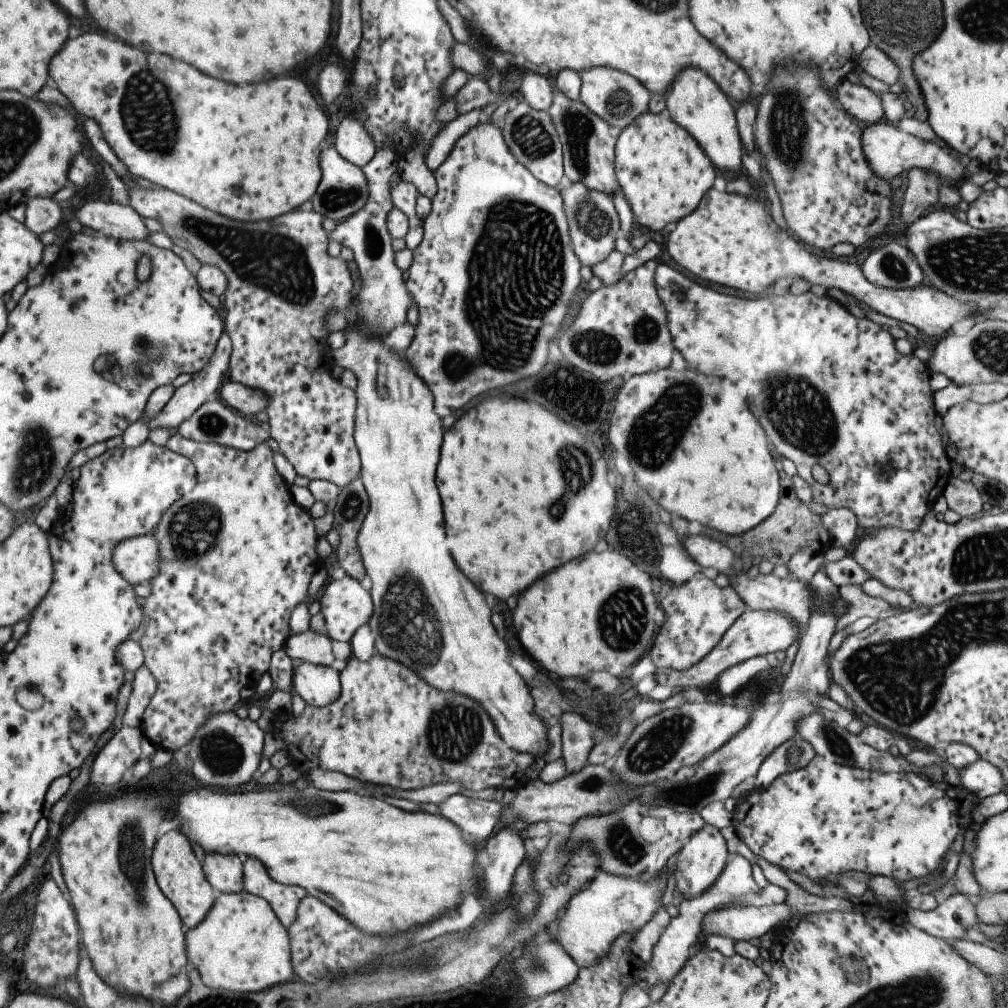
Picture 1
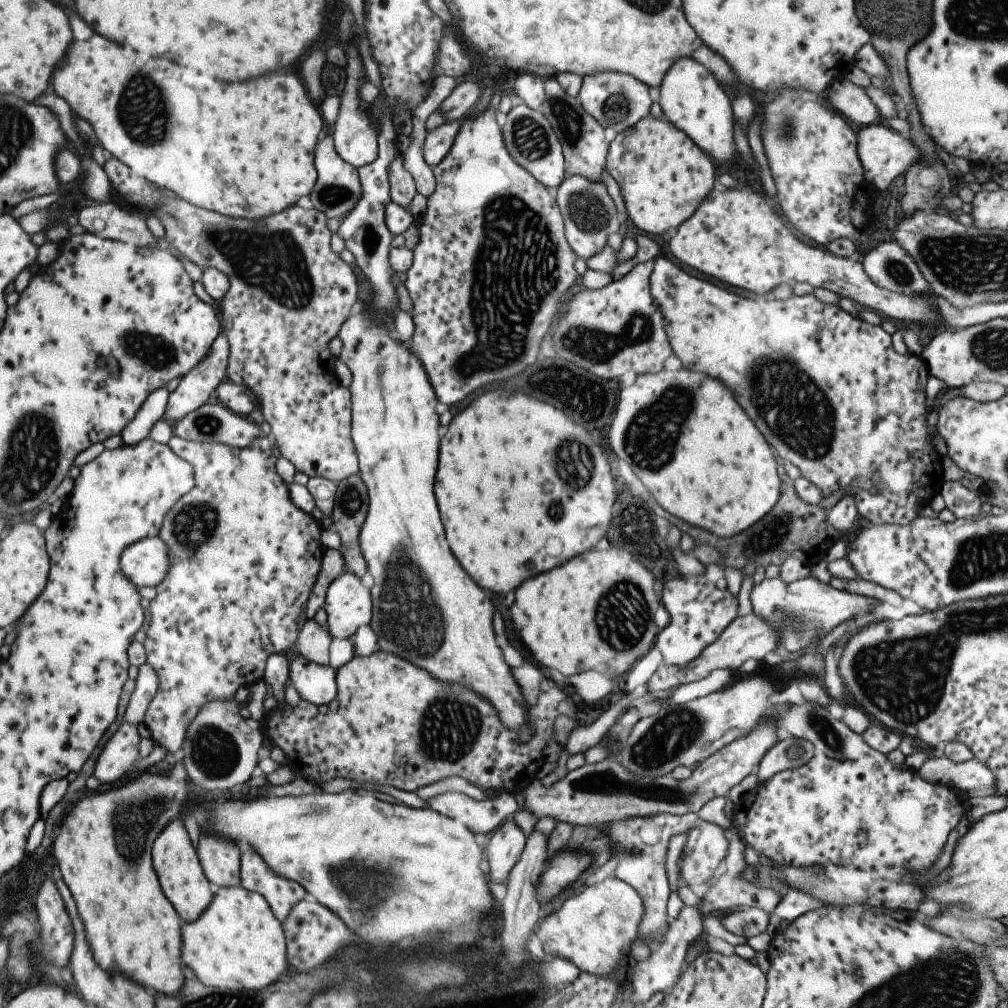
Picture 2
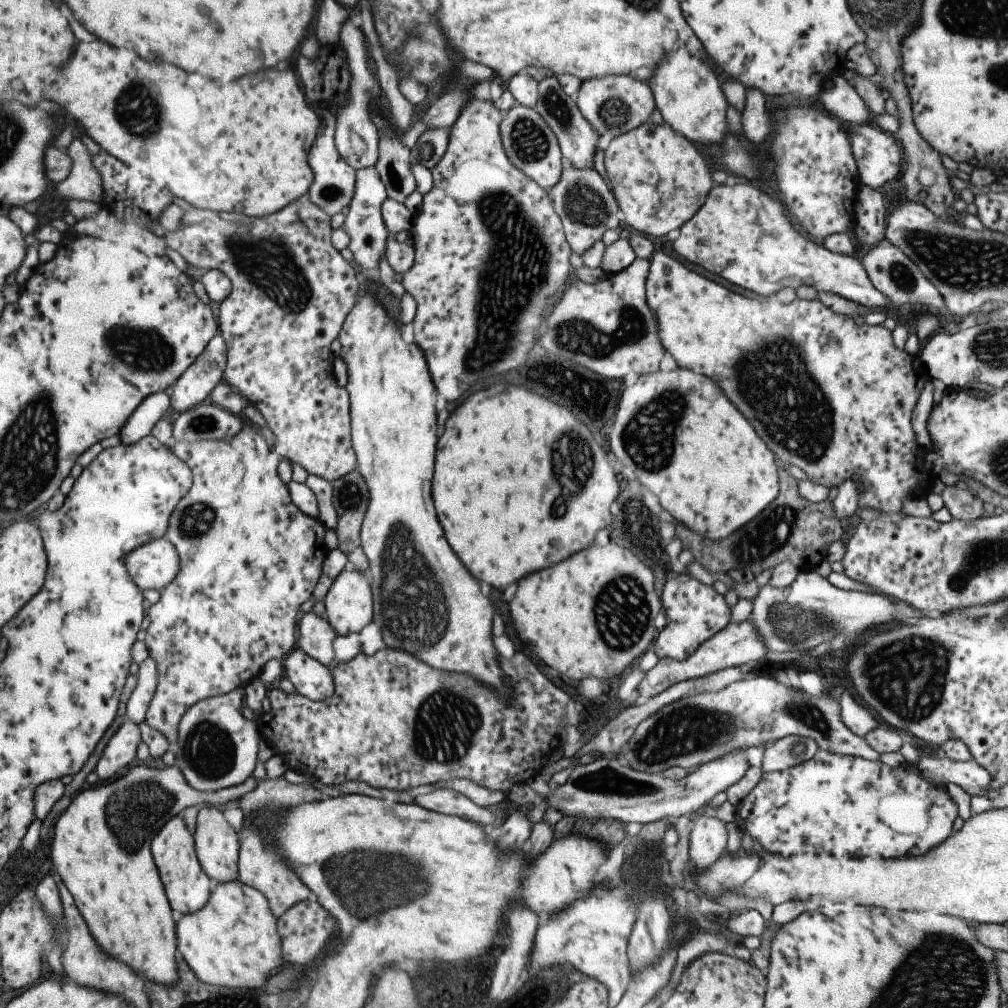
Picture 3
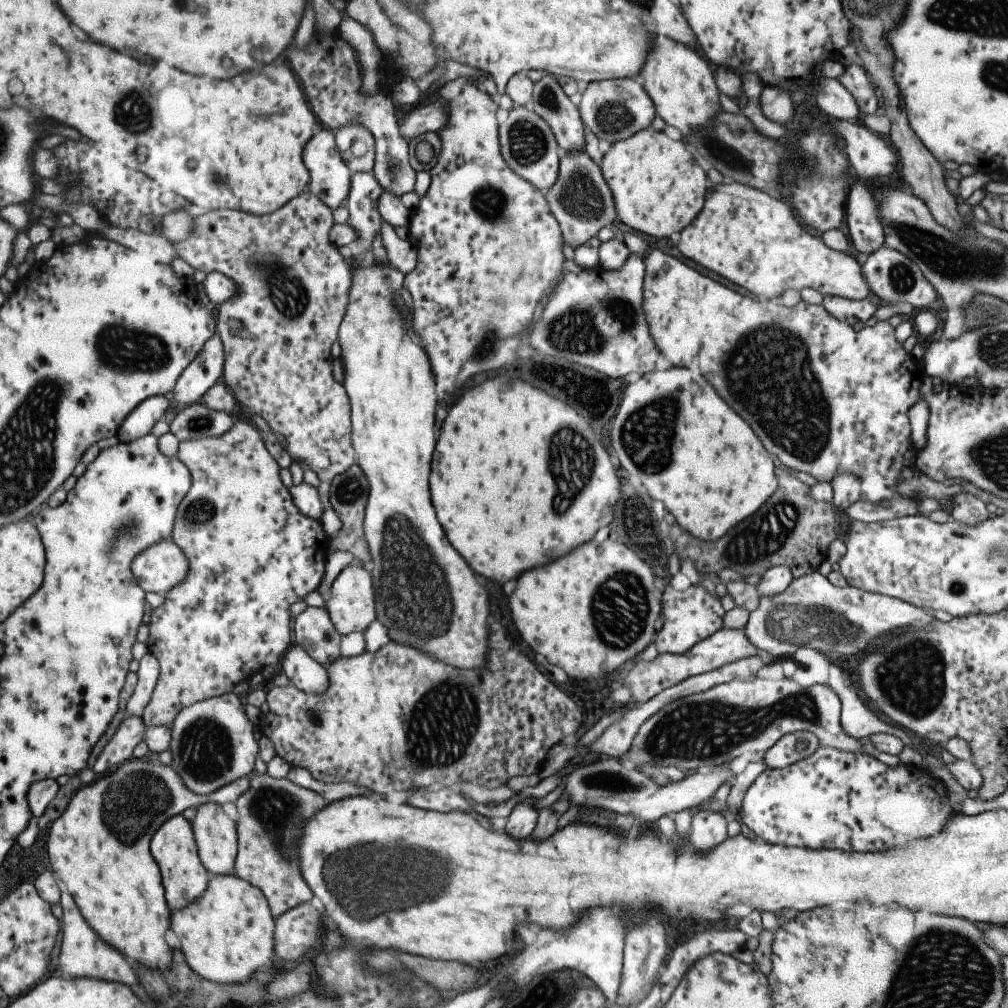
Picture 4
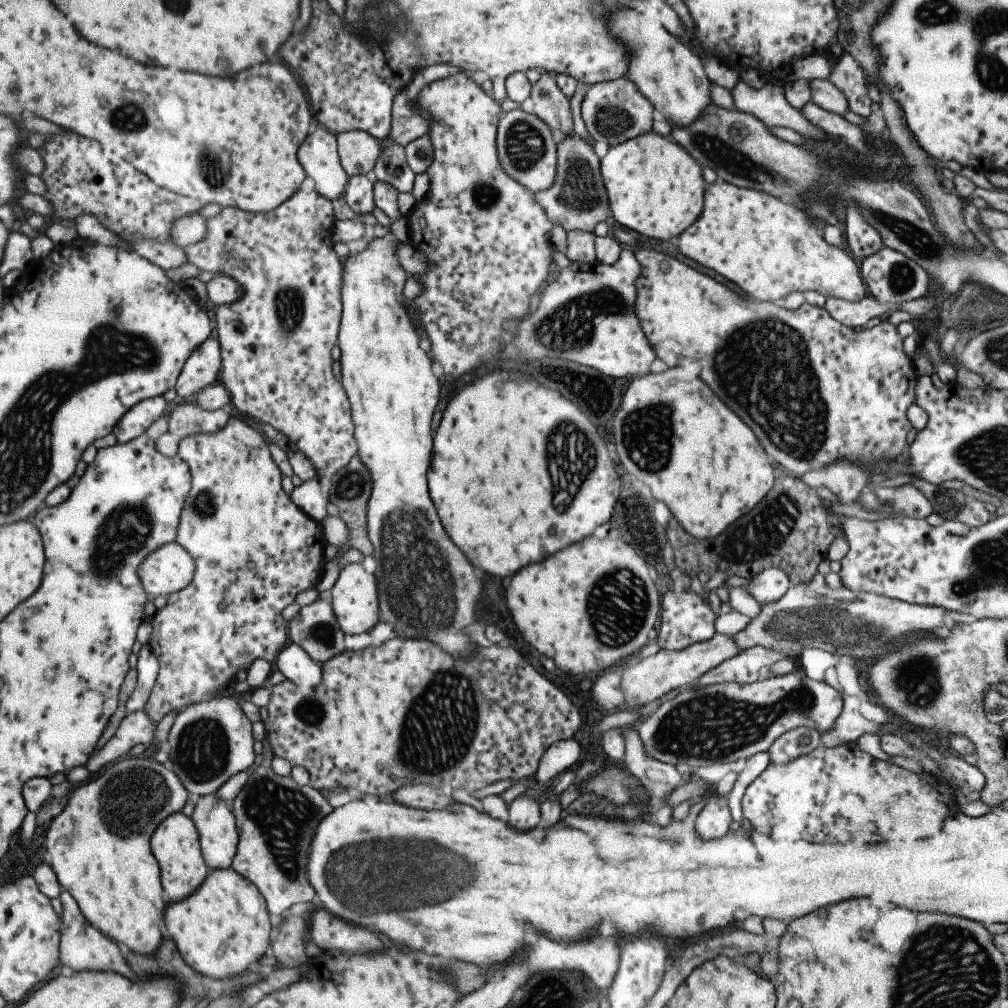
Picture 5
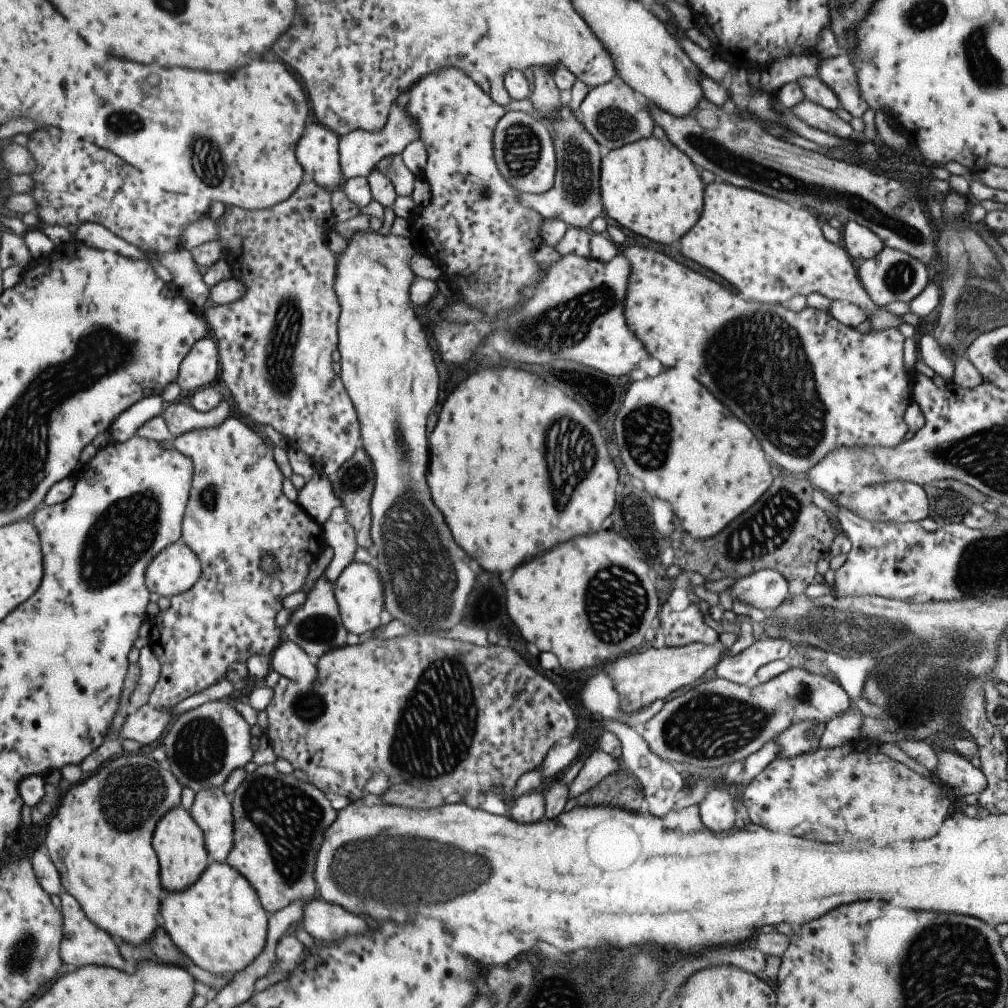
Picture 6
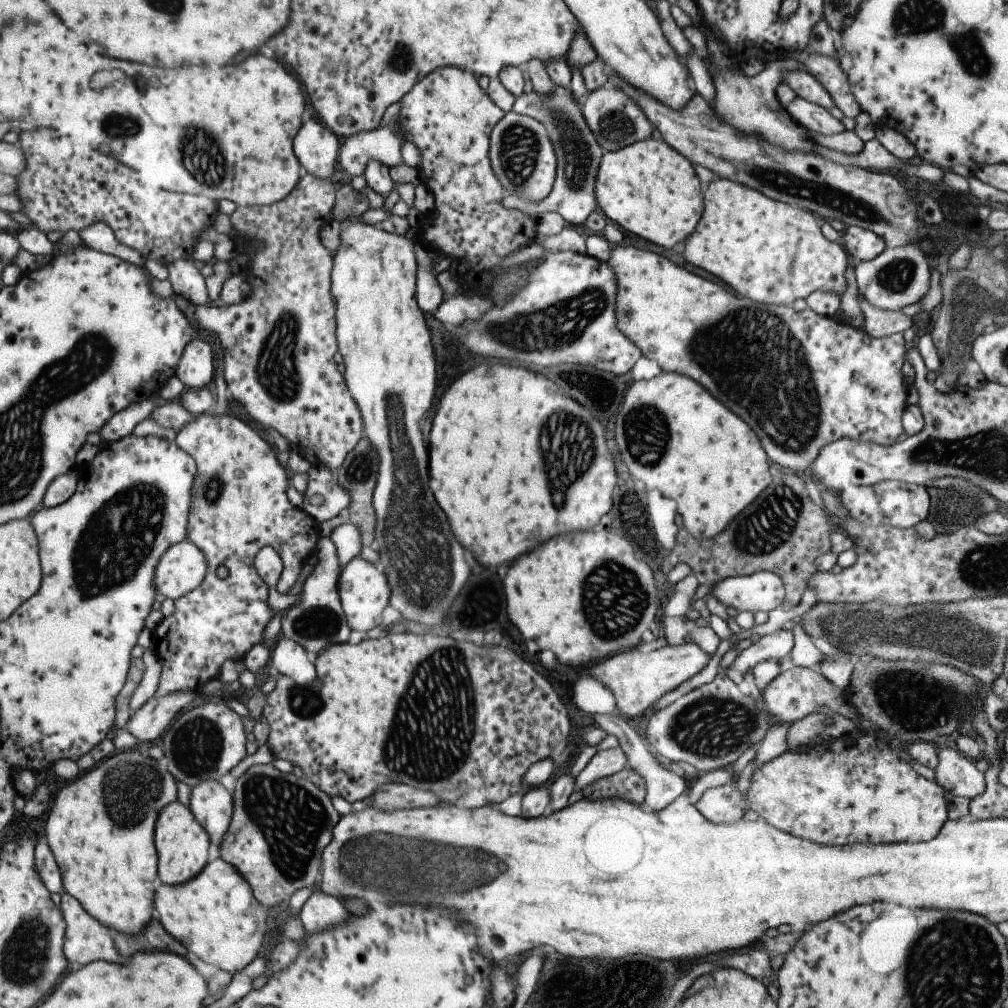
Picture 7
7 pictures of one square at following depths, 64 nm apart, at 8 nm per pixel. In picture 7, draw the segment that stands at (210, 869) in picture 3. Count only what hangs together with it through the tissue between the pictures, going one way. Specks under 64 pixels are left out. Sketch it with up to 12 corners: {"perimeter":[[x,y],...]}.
{"perimeter":[[217,780],[190,789],[189,812],[219,847],[232,796]]}

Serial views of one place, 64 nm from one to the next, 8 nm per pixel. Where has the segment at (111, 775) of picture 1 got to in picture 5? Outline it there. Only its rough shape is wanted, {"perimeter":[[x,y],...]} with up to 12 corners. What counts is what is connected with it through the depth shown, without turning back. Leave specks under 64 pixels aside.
{"perimeter":[[143,710],[128,713],[115,734],[87,758],[85,770],[152,744],[157,722]]}

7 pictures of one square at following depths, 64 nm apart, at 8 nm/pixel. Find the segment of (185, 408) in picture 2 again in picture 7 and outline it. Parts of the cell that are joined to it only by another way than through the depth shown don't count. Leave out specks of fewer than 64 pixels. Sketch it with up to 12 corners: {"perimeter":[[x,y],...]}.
{"perimeter":[[211,346],[183,348],[174,374],[185,388],[207,387],[215,373]]}

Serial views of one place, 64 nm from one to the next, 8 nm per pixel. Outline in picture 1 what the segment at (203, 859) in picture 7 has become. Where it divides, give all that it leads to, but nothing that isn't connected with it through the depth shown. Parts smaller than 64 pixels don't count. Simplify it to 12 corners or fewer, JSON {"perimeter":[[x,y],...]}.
{"perimeter":[[187,836],[154,843],[151,868],[184,930],[215,898]]}

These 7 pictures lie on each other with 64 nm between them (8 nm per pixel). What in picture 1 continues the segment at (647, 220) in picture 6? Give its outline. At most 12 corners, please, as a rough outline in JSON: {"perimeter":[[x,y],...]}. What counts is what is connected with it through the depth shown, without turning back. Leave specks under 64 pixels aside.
{"perimeter":[[667,116],[616,137],[614,174],[655,237],[695,210],[711,162]]}

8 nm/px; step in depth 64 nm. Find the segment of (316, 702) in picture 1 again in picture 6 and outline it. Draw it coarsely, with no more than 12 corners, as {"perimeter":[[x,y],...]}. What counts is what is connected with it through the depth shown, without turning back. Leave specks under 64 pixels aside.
{"perimeter":[[280,642],[269,668],[297,690],[315,686],[315,661],[294,642]]}

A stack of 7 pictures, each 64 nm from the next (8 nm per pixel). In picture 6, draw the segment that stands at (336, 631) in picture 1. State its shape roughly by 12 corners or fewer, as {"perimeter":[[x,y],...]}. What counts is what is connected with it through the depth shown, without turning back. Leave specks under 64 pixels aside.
{"perimeter":[[351,561],[332,590],[347,633],[371,634],[383,610],[377,570]]}

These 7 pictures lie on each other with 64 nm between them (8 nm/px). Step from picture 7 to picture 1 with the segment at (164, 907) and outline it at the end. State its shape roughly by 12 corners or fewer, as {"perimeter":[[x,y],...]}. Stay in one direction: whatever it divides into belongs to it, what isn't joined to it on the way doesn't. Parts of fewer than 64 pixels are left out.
{"perimeter":[[220,894],[185,931],[204,986],[259,993],[296,978],[263,898]]}

